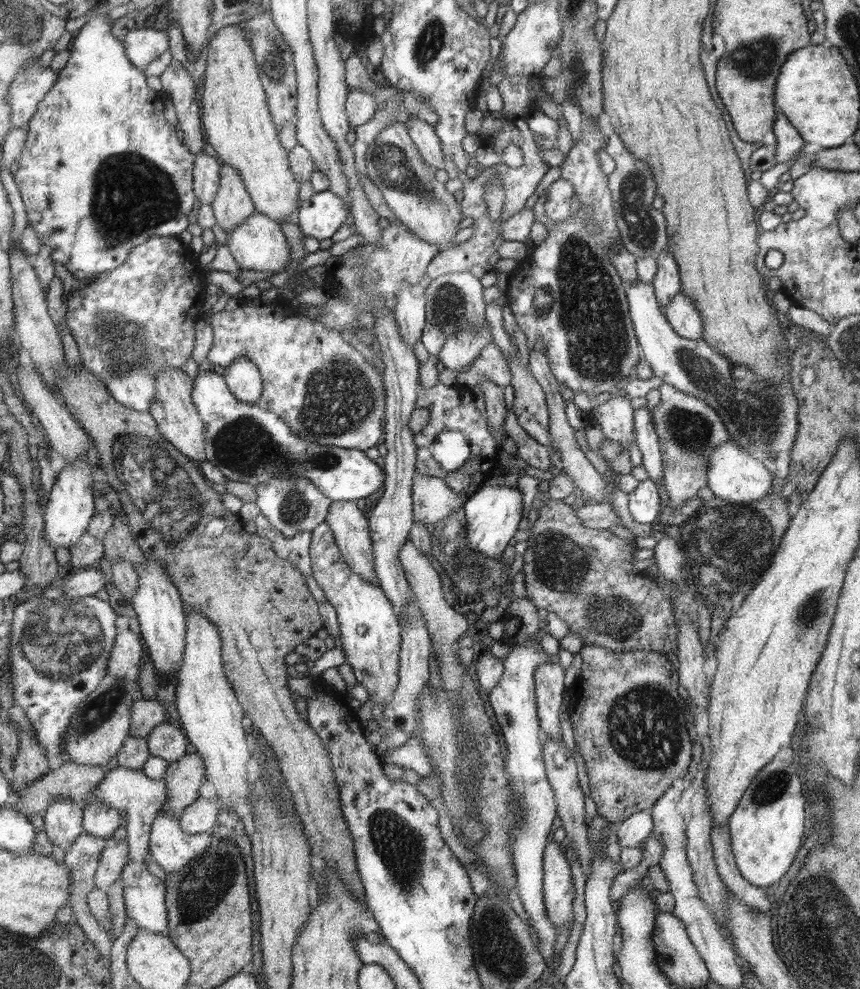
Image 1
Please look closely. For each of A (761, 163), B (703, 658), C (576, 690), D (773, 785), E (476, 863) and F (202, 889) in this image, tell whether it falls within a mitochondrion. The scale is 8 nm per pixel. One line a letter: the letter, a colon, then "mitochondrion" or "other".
A: other
B: other
C: other
D: mitochondrion
E: other
F: mitochondrion

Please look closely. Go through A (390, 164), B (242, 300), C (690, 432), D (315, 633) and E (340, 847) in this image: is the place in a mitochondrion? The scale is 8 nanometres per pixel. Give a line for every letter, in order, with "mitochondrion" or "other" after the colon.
A: mitochondrion
B: other
C: mitochondrion
D: other
E: other

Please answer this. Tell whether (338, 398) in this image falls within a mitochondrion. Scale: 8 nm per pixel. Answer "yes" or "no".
yes

